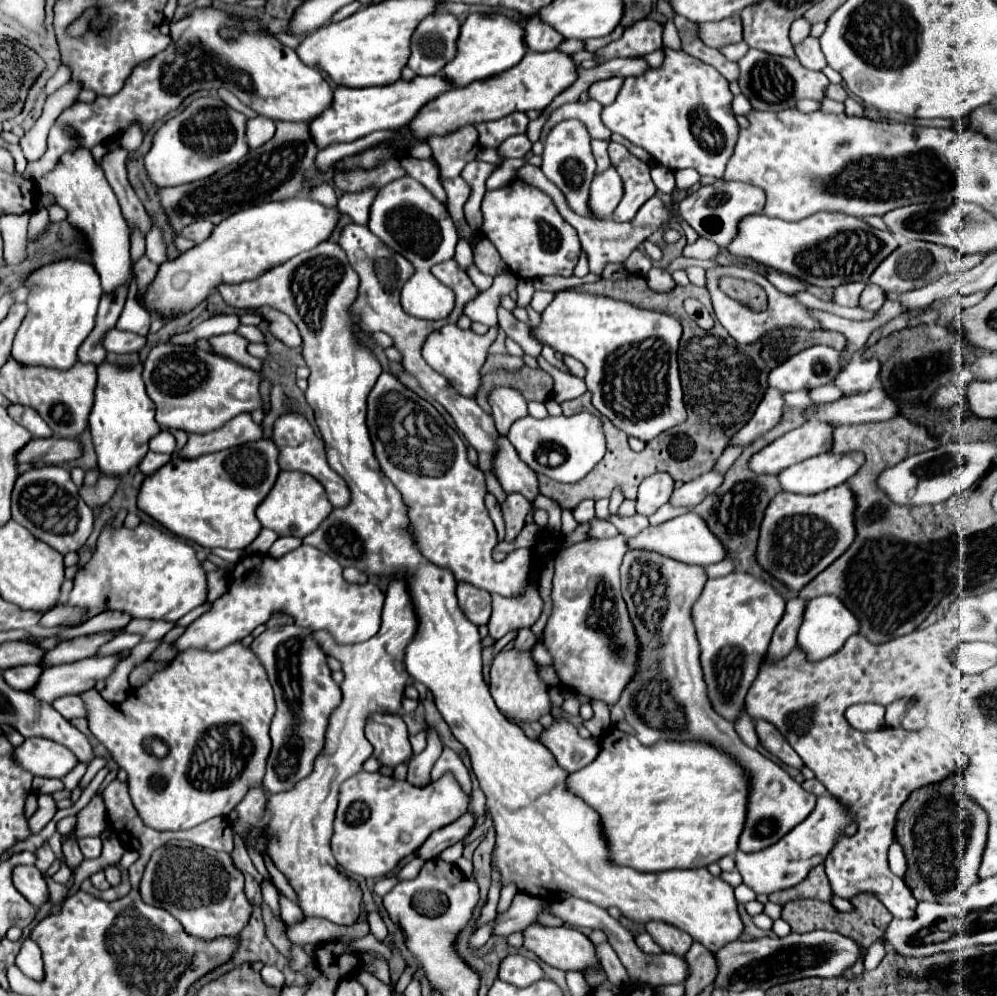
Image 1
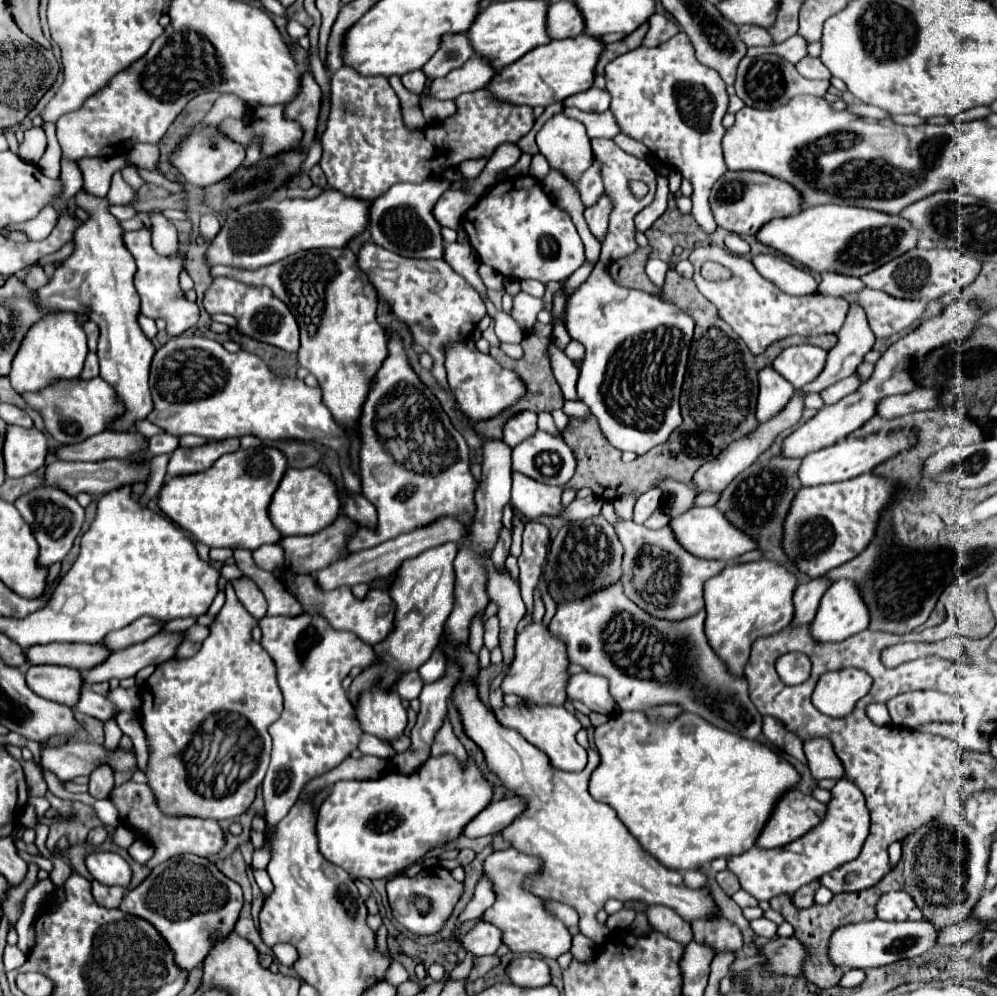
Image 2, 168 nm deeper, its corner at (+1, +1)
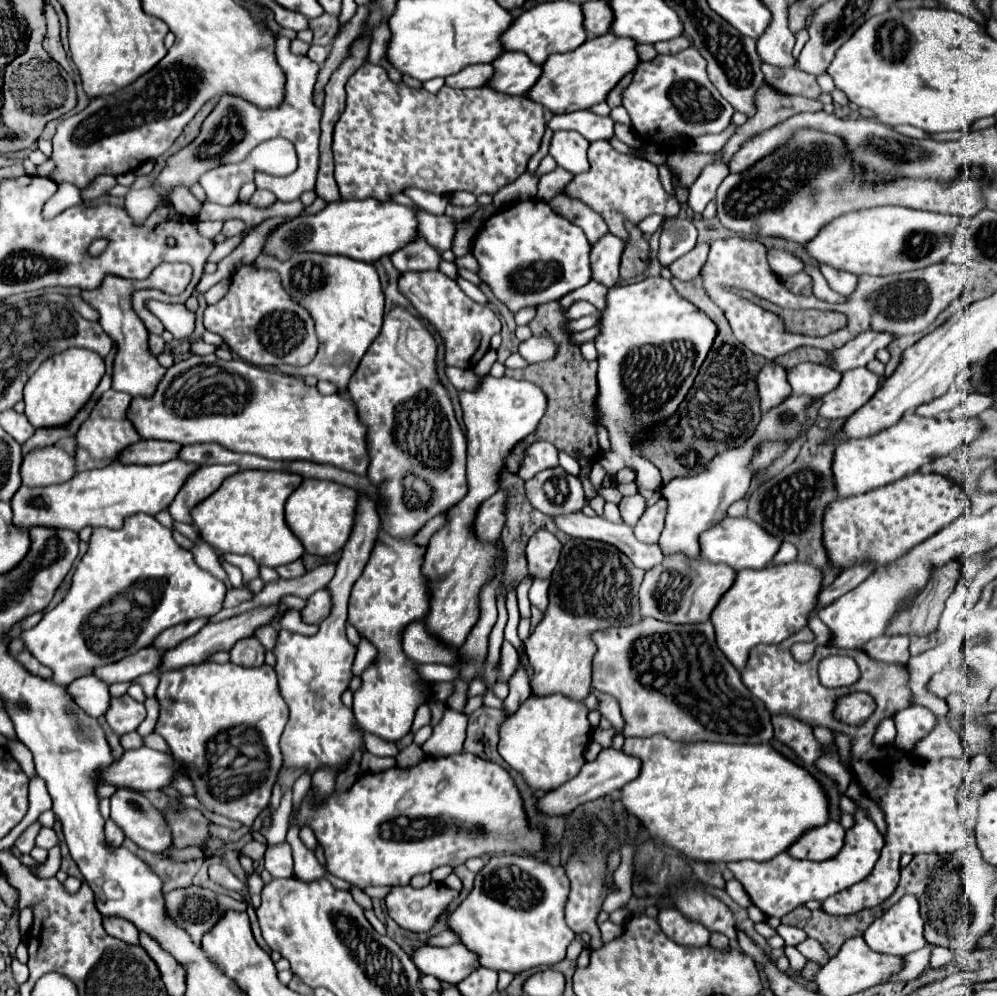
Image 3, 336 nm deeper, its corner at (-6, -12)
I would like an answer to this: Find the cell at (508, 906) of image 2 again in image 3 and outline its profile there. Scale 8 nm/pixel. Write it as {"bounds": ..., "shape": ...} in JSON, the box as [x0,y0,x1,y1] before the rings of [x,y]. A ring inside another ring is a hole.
{"bounds":[449,854,575,972],"shape":[[[501,854],[491,858],[485,868],[475,876],[473,892],[463,900],[463,904],[449,916],[449,926],[461,936],[461,942],[481,956],[481,964],[493,970],[523,972],[535,966],[553,966],[539,962],[561,962],[565,950],[575,938],[575,932],[565,924],[563,906],[569,894],[569,878],[561,866],[551,866],[535,858]]]}

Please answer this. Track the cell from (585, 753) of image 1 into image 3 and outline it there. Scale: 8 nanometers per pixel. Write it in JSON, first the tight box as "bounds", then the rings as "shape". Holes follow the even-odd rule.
{"bounds":[499,694,591,792],"shape":[[[551,694],[543,698],[527,698],[519,710],[505,718],[499,728],[499,754],[517,770],[531,788],[545,792],[557,790],[569,782],[585,764],[583,750],[589,744],[591,724],[587,720],[587,706],[573,702],[563,694]]]}

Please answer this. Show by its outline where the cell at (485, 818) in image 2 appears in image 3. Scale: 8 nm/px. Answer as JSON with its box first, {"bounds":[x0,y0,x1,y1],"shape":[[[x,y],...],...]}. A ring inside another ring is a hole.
{"bounds":[537,748,641,816],"shape":[[[603,748],[599,752],[599,756],[593,762],[587,762],[573,780],[565,782],[561,788],[557,788],[557,790],[545,794],[543,798],[539,798],[537,800],[537,810],[543,816],[567,816],[577,806],[581,806],[581,804],[585,804],[589,800],[595,800],[599,796],[617,792],[623,784],[627,784],[627,782],[637,778],[639,768],[641,768],[641,762],[637,758],[627,756],[627,754],[623,754],[621,750],[615,750],[615,748]]]}

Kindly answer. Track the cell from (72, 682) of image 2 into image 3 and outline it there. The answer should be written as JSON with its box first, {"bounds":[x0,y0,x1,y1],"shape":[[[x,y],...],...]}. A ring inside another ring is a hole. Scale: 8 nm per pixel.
{"bounds":[65,676,111,718],"shape":[[[81,676],[71,684],[67,684],[65,690],[73,698],[73,702],[93,718],[103,716],[111,700],[107,684],[97,680],[95,676]]]}

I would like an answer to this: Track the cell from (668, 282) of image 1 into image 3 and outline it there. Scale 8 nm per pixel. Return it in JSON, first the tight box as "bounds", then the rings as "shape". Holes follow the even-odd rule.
{"bounds":[595,276,717,490],"shape":[[[651,276],[629,286],[611,286],[607,306],[599,312],[597,328],[599,394],[595,414],[599,424],[609,432],[611,450],[601,452],[601,456],[597,454],[595,462],[601,464],[607,474],[633,468],[637,472],[637,488],[659,490],[661,472],[643,454],[645,436],[657,424],[669,420],[685,400],[713,344],[717,326],[689,300],[683,300],[669,280]]]}

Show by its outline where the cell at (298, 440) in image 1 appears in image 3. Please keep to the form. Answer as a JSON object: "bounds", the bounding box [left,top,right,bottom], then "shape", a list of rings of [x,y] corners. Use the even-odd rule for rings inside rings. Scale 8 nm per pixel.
{"bounds":[349,534,429,742],"shape":[[[389,534],[379,536],[375,540],[371,558],[361,578],[355,582],[349,598],[349,622],[379,650],[375,664],[361,674],[363,684],[353,696],[353,714],[365,732],[387,742],[397,742],[409,734],[415,710],[419,704],[423,704],[423,694],[417,690],[419,674],[415,672],[415,664],[405,658],[399,640],[401,630],[409,622],[423,620],[427,614],[429,590],[421,574],[423,554],[423,546],[393,540]]]}

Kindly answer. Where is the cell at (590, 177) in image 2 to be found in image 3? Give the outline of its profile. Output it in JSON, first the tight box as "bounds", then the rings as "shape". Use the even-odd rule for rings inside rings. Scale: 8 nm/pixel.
{"bounds":[549,192,607,244],"shape":[[[565,192],[557,194],[557,196],[549,202],[549,206],[551,206],[557,214],[561,214],[561,216],[565,216],[567,220],[571,220],[573,224],[577,224],[577,226],[585,232],[585,236],[587,236],[587,240],[589,240],[591,244],[597,242],[599,236],[603,236],[603,234],[607,232],[607,224],[605,224],[605,220],[601,218],[599,212],[595,212],[593,208],[589,208],[589,206],[587,206],[585,202],[581,202],[581,200],[567,196]]]}

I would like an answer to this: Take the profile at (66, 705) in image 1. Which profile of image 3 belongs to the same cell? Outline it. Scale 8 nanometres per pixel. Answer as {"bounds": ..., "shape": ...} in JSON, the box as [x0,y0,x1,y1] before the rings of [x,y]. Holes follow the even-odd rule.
{"bounds":[105,694,145,736],"shape":[[[129,694],[113,698],[105,712],[105,720],[119,736],[133,732],[145,720],[145,706],[135,702]]]}

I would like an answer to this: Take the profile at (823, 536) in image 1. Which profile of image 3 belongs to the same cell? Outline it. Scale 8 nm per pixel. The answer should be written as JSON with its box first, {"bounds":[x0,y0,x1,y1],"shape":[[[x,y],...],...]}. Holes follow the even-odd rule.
{"bounds":[823,472,969,570],"shape":[[[921,472],[909,474],[893,484],[865,492],[861,496],[833,500],[823,512],[823,546],[827,550],[829,564],[833,568],[845,570],[855,566],[857,562],[865,562],[865,564],[873,562],[877,568],[889,562],[895,562],[913,546],[931,538],[941,528],[951,524],[955,518],[959,518],[967,510],[967,506],[969,506],[969,498],[965,496],[965,490],[961,484],[951,482],[949,478],[939,474],[921,474]]]}

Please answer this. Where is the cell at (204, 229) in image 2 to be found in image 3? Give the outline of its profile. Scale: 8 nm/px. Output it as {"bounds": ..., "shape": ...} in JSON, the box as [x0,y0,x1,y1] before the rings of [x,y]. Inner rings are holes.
{"bounds":[221,220,245,238],"shape":[[[227,220],[225,224],[223,224],[223,228],[221,228],[221,234],[227,238],[227,236],[235,236],[235,234],[239,234],[241,230],[245,228],[245,224],[241,222],[241,220]]]}

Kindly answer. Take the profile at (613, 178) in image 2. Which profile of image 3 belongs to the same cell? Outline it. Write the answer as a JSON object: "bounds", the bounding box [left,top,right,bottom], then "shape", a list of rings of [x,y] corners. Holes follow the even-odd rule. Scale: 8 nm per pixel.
{"bounds":[565,140,679,240],"shape":[[[607,140],[591,142],[589,164],[591,164],[591,170],[587,174],[575,176],[565,186],[565,192],[569,192],[569,196],[573,196],[573,198],[585,200],[593,210],[601,212],[609,230],[613,232],[613,228],[615,228],[613,234],[619,236],[621,240],[629,240],[629,232],[623,224],[623,220],[639,224],[643,218],[647,218],[651,214],[661,214],[663,218],[677,216],[679,202],[677,202],[677,198],[671,198],[665,194],[665,190],[659,182],[655,164],[641,160],[641,158],[619,154],[617,150],[611,148],[611,144]]]}

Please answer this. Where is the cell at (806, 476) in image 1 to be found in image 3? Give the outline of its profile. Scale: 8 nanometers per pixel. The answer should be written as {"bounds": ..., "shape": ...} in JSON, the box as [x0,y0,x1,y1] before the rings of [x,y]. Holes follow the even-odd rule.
{"bounds":[833,412,981,498],"shape":[[[907,412],[895,426],[881,430],[875,436],[861,440],[847,440],[833,452],[833,486],[839,498],[865,494],[873,488],[891,484],[903,476],[917,472],[921,466],[931,464],[935,458],[953,452],[959,444],[969,444],[981,430],[977,418],[963,418],[957,422],[941,422],[935,418],[921,418]]]}

